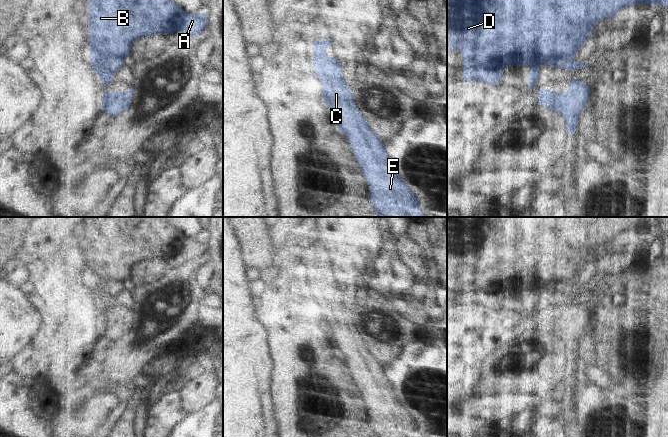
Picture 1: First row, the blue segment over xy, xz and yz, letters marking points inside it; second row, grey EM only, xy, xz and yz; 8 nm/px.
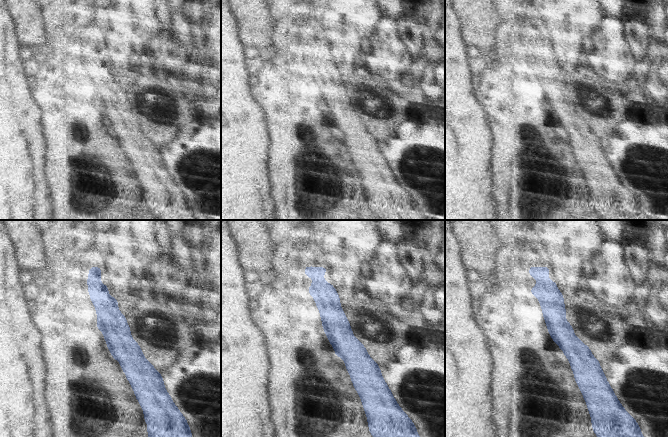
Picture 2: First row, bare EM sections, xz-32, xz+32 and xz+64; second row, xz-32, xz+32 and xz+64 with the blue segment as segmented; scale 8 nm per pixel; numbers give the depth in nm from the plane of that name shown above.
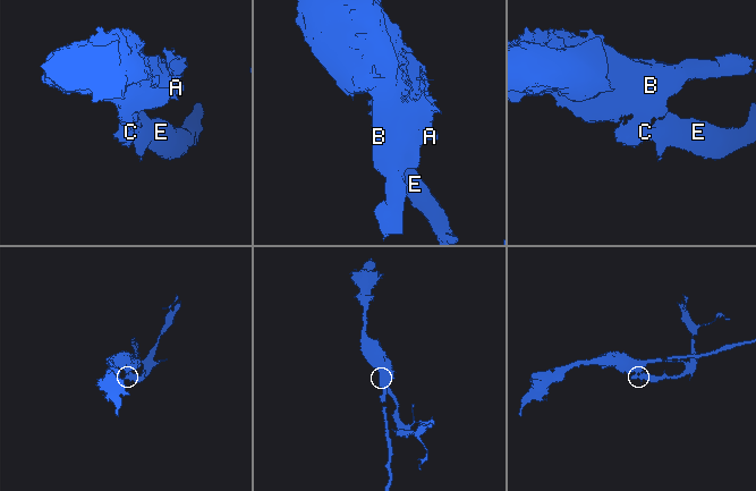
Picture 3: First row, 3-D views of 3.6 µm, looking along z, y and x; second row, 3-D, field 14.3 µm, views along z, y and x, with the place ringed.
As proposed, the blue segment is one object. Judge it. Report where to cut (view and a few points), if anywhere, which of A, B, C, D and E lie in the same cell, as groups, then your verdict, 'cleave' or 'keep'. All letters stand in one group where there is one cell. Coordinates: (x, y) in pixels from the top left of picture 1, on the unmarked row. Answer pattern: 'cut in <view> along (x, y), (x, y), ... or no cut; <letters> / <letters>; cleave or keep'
cut in xz along (347, 328), (340, 329), (336, 333), (336, 340), (345, 356); A B C D / E; cleave

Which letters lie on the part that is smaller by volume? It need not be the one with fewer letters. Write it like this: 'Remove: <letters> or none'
Remove: E

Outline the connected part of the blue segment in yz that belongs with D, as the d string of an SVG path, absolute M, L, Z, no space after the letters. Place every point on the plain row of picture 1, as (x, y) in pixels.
M447 217L447 274L462 275L462 304L468 307L472 304L499 309L502 302L502 293L507 290L528 289L533 295L528 297L527 312L534 311L539 304L540 293L536 291L541 287L544 290L554 290L566 294L580 294L589 287L574 286L571 281L580 275L584 266L593 261L592 250L602 244L613 241L619 234L632 229L663 229L668 231L668 217Z

